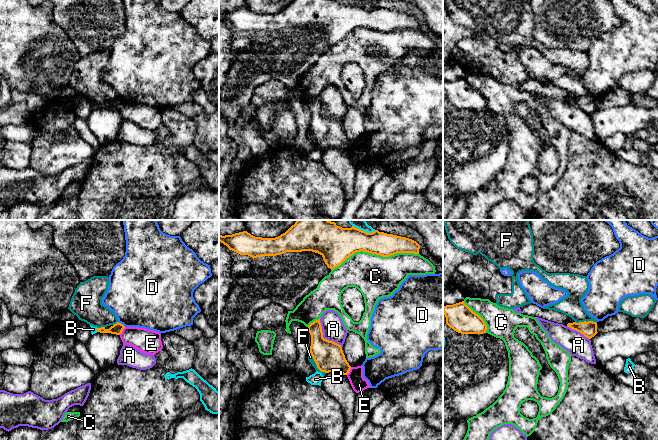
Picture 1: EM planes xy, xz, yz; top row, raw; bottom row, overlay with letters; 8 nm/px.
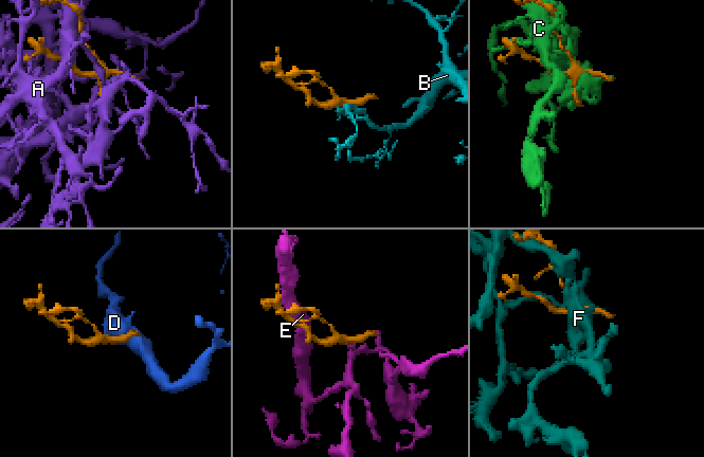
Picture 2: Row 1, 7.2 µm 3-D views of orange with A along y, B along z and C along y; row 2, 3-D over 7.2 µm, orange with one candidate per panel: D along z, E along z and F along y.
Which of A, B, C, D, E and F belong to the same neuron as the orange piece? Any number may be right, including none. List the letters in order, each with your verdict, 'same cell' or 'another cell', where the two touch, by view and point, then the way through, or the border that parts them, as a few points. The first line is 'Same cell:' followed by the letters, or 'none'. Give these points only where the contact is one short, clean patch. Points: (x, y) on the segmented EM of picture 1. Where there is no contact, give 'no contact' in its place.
Same cell: none
A: another cell; contact xz (322, 337)
B: another cell; contact xz (364, 231); border xz (352, 225), (367, 232), (375, 230)
C: another cell; contact xz (374, 253)
D: another cell; contact xy (122, 324)
E: another cell; contact xy (122, 330); border xy (125, 327), (119, 334)
F: another cell; contact xz (316, 364)

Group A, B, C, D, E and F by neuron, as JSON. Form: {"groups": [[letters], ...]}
{"groups": [["A"], ["B"], ["C"], ["D"], ["E"], ["F"]]}

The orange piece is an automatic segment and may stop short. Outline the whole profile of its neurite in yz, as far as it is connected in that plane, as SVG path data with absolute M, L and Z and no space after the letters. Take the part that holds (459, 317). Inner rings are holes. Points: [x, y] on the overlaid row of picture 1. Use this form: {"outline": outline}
{"outline": "M464 301L443 307L446 324L461 334L486 333L487 325L484 320L473 312Z"}

